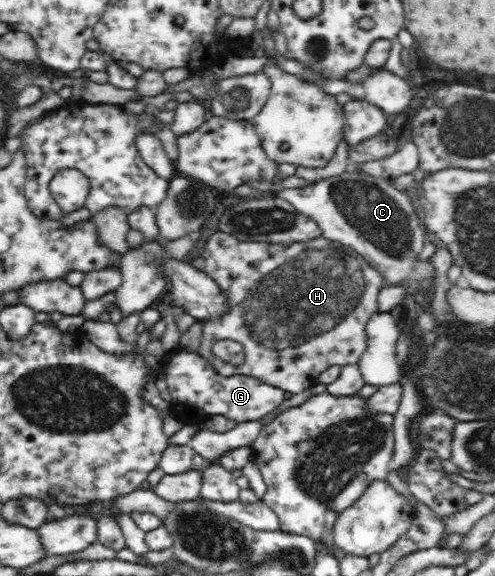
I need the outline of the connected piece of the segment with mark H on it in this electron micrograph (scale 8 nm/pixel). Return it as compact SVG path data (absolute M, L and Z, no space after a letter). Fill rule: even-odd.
M218 230L212 233L208 241L206 241L202 257L205 261L202 269L203 272L216 281L218 286L220 286L220 290L224 292L224 296L228 298L229 305L231 305L229 311L223 314L222 317L209 321L201 321L204 328L202 330L199 350L223 376L251 375L256 377L256 379L265 381L267 384L273 384L274 387L282 388L285 392L289 391L293 394L300 393L314 384L317 384L319 373L326 371L330 366L339 365L342 367L348 364L357 365L357 361L366 349L366 325L372 318L372 315L379 312L378 294L385 286L384 272L380 271L376 265L370 264L360 253L353 251L353 249L346 245L328 240L324 236L318 237L318 239L304 241L304 243L274 244L258 240L241 241L234 237L234 235ZM222 339L232 339L232 341L238 341L238 343L242 344L245 351L244 363L238 366L231 366L230 363L223 361L212 352L214 343L216 343L216 341L222 341Z

